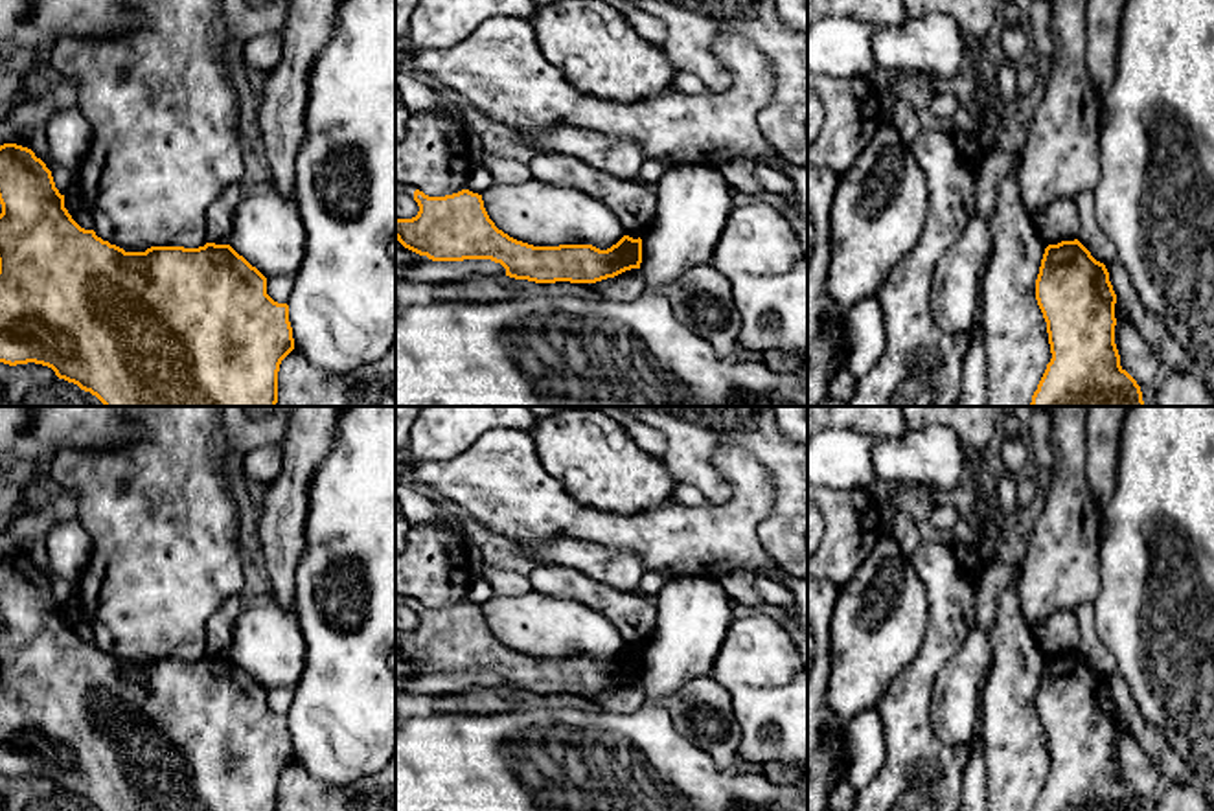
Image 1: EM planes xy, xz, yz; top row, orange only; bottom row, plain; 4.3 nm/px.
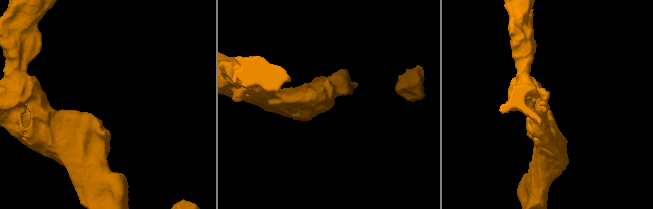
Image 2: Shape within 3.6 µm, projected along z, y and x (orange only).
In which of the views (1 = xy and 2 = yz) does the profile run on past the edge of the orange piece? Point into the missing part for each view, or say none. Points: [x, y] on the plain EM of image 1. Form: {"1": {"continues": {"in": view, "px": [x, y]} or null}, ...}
{"1": {"continues": null}, "2": {"continues": null}}

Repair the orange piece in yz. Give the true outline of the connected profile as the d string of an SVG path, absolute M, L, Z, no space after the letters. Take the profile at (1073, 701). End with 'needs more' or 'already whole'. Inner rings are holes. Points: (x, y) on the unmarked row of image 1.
M1078 651L1045 660L1036 712L1052 771L1032 811L1142 811L1120 778L1109 684Z; already whole

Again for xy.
M0 557L0 774L42 776L59 791L77 796L97 811L278 811L281 772L294 761L289 717L267 706L267 690L230 657L206 655L199 660L151 658L145 664L125 664L81 640L64 620L64 607L55 600L52 583L28 559Z; already whole

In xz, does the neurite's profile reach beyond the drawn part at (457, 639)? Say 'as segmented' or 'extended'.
as segmented

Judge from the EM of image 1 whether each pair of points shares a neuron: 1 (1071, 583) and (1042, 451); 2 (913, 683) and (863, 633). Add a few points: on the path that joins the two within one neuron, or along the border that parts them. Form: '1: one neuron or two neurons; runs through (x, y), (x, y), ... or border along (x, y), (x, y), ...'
1: two neurons; border along (1051, 425), (1051, 469)
2: two neurons; border along (926, 633), (915, 659), (891, 683), (876, 705)

